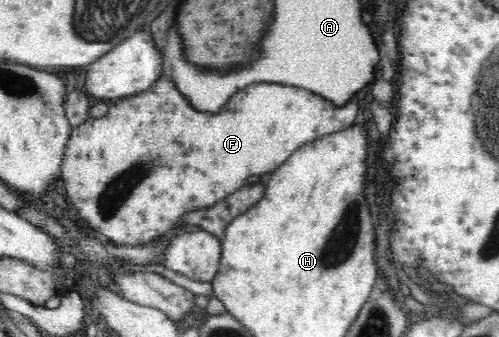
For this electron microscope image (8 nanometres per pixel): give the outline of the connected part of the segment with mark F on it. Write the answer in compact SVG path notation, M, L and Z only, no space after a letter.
M164 73L151 89L120 98L120 101L109 107L105 117L88 117L85 123L72 128L66 152L62 157L61 171L59 173L61 175L60 179L64 183L67 202L77 211L77 215L83 221L84 227L94 229L99 235L107 237L108 241L113 245L139 247L139 245L147 245L149 241L155 241L155 239L169 234L171 229L183 223L182 218L186 215L185 213L213 207L218 201L229 197L240 187L246 185L246 181L251 175L261 176L264 173L274 172L302 145L348 128L355 121L357 115L359 115L359 103L355 99L341 107L340 105L333 105L333 103L325 101L323 97L313 95L311 91L305 91L305 89L295 89L295 87L285 87L285 85L267 85L267 83L254 84L238 91L233 97L227 99L227 103L223 105L219 113L203 113L195 109L194 106L191 109L190 101L182 93L179 93L178 89L175 89L175 84L171 80L167 80Z

